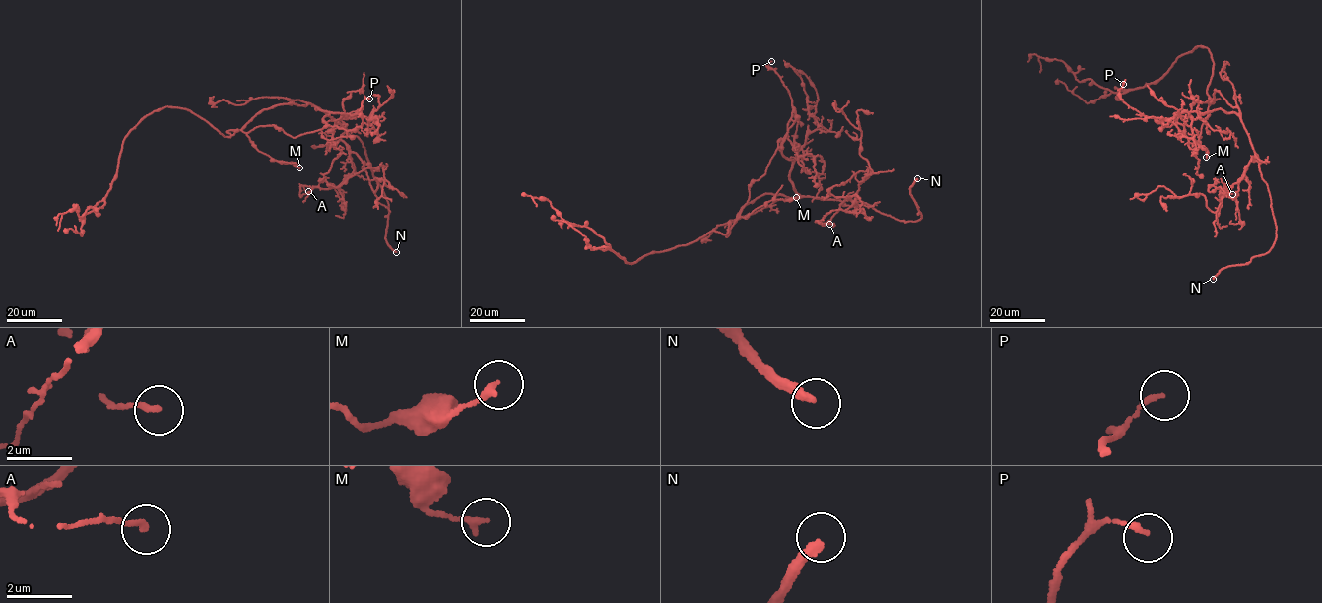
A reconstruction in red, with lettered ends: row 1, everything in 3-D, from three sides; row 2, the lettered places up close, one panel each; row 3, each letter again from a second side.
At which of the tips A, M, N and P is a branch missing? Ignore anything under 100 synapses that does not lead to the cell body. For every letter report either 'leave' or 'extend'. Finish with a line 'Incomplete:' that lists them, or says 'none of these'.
A: leave
M: leave
N: extend
P: leave
Incomplete: N

